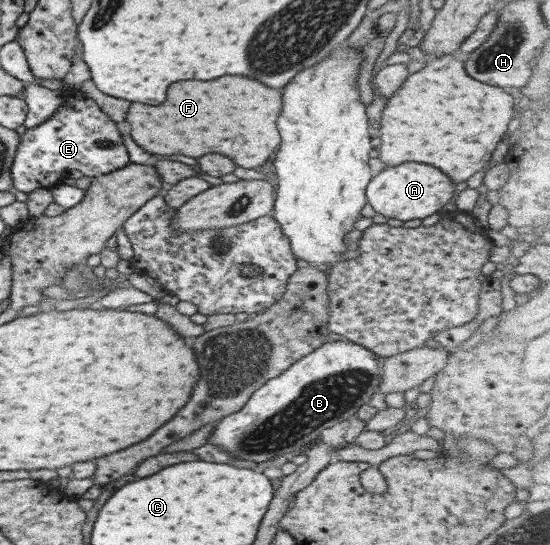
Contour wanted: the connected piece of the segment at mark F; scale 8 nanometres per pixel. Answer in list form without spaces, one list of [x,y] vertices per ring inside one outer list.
[[[227,75],[227,77],[223,77],[223,79],[213,79],[213,81],[207,81],[207,83],[203,83],[203,81],[179,81],[179,83],[173,83],[173,85],[169,87],[165,103],[161,103],[161,105],[157,105],[157,107],[133,103],[128,111],[129,115],[125,117],[124,121],[129,123],[129,129],[131,129],[131,131],[139,131],[139,133],[129,133],[129,137],[131,137],[139,147],[143,147],[147,153],[151,153],[151,155],[201,157],[201,155],[205,155],[205,153],[219,153],[219,155],[229,157],[235,165],[239,165],[239,167],[243,167],[243,169],[255,170],[256,167],[262,166],[261,163],[264,165],[270,162],[265,161],[265,159],[267,159],[267,157],[271,155],[271,151],[277,149],[277,145],[279,145],[279,135],[277,135],[277,129],[275,129],[275,119],[277,119],[279,113],[281,113],[281,93],[275,91],[275,89],[269,89],[269,87],[265,87],[265,85],[261,85],[261,83],[253,81],[253,79],[247,79],[247,77],[231,77],[231,75]]]

